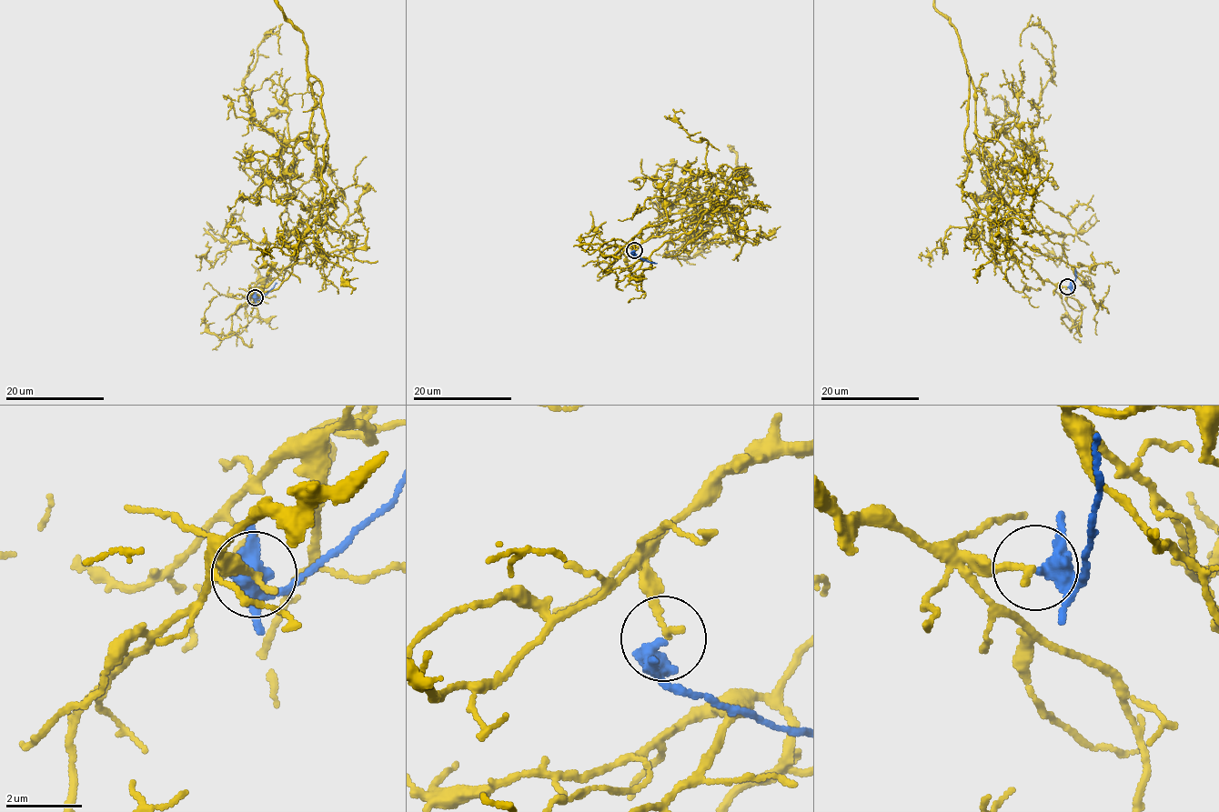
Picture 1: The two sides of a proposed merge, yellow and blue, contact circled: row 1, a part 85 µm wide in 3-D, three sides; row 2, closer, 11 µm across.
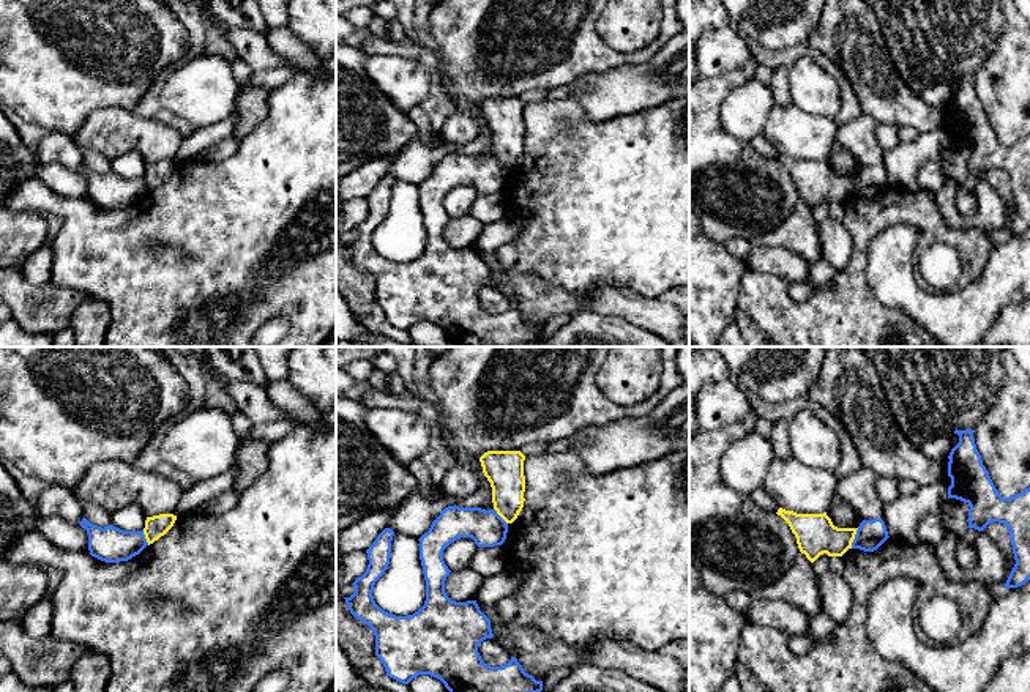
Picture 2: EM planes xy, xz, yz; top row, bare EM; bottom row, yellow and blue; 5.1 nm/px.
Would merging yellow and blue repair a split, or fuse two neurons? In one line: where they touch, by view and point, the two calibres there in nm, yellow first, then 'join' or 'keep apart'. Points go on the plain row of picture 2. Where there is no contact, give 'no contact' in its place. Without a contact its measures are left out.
contact yz (854, 185); calibres 200 and 150 nm; keep apart

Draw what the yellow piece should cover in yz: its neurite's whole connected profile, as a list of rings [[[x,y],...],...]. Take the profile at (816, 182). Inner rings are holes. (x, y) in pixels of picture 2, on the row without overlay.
[[[782,154],[776,159],[790,173],[801,200],[814,210],[820,202],[842,203],[855,186],[858,175],[838,175],[823,161],[797,161]]]

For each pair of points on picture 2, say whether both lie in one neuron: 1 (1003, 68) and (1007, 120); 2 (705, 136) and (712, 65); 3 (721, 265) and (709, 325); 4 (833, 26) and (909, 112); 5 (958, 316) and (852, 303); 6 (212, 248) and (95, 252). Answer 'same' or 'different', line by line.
1: same
2: different
3: same
4: same
5: different
6: same

